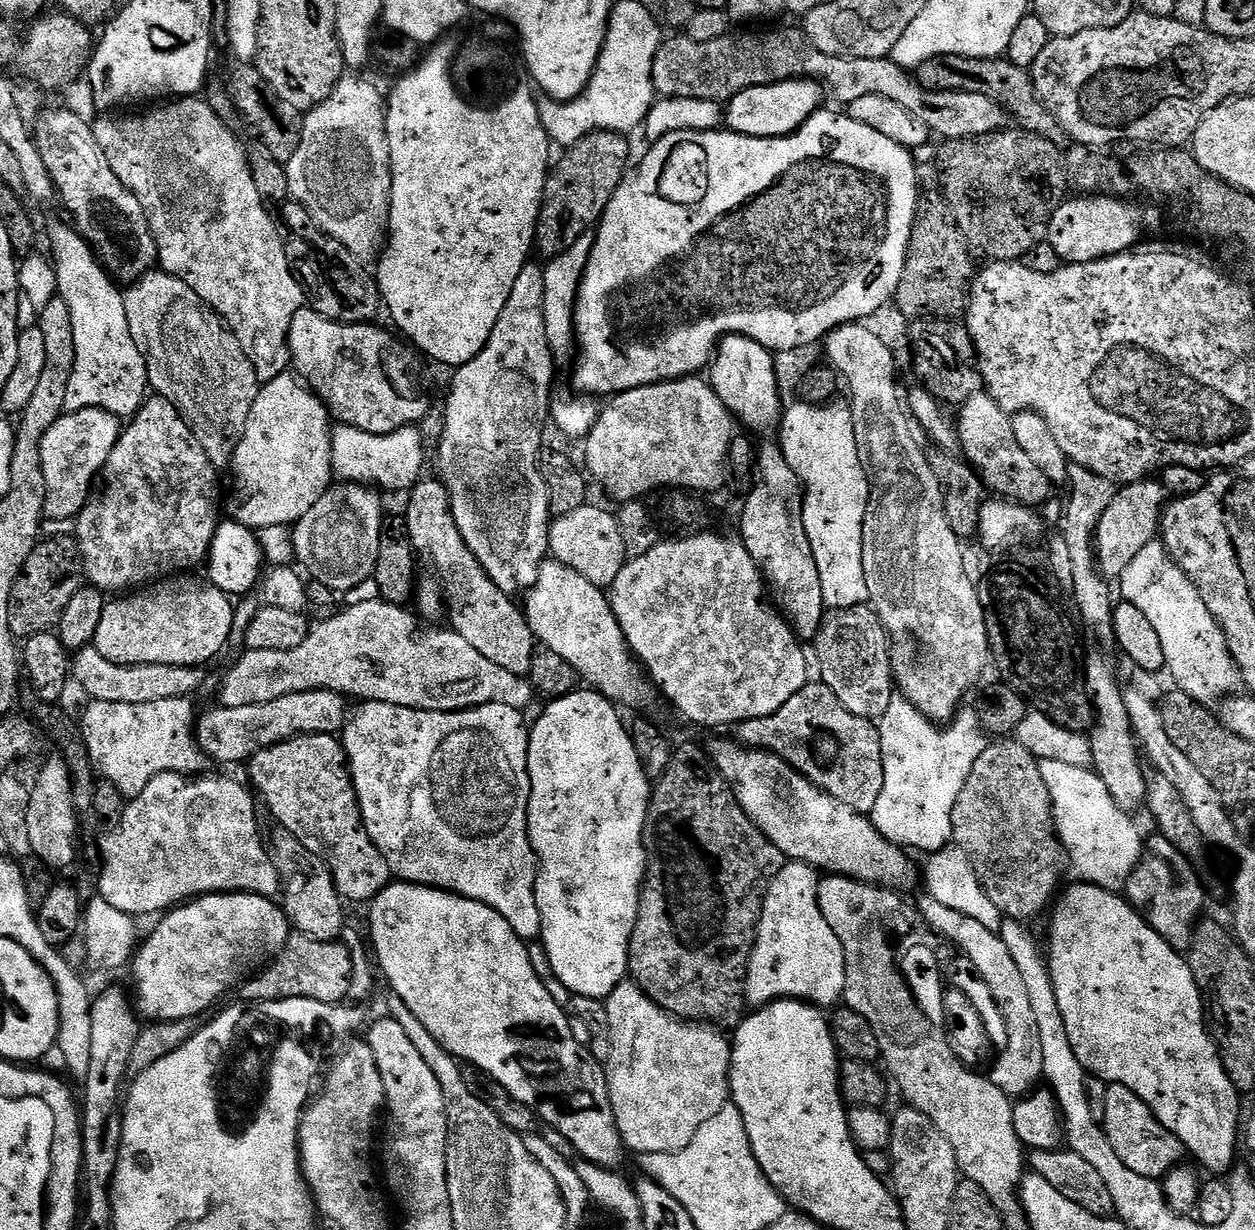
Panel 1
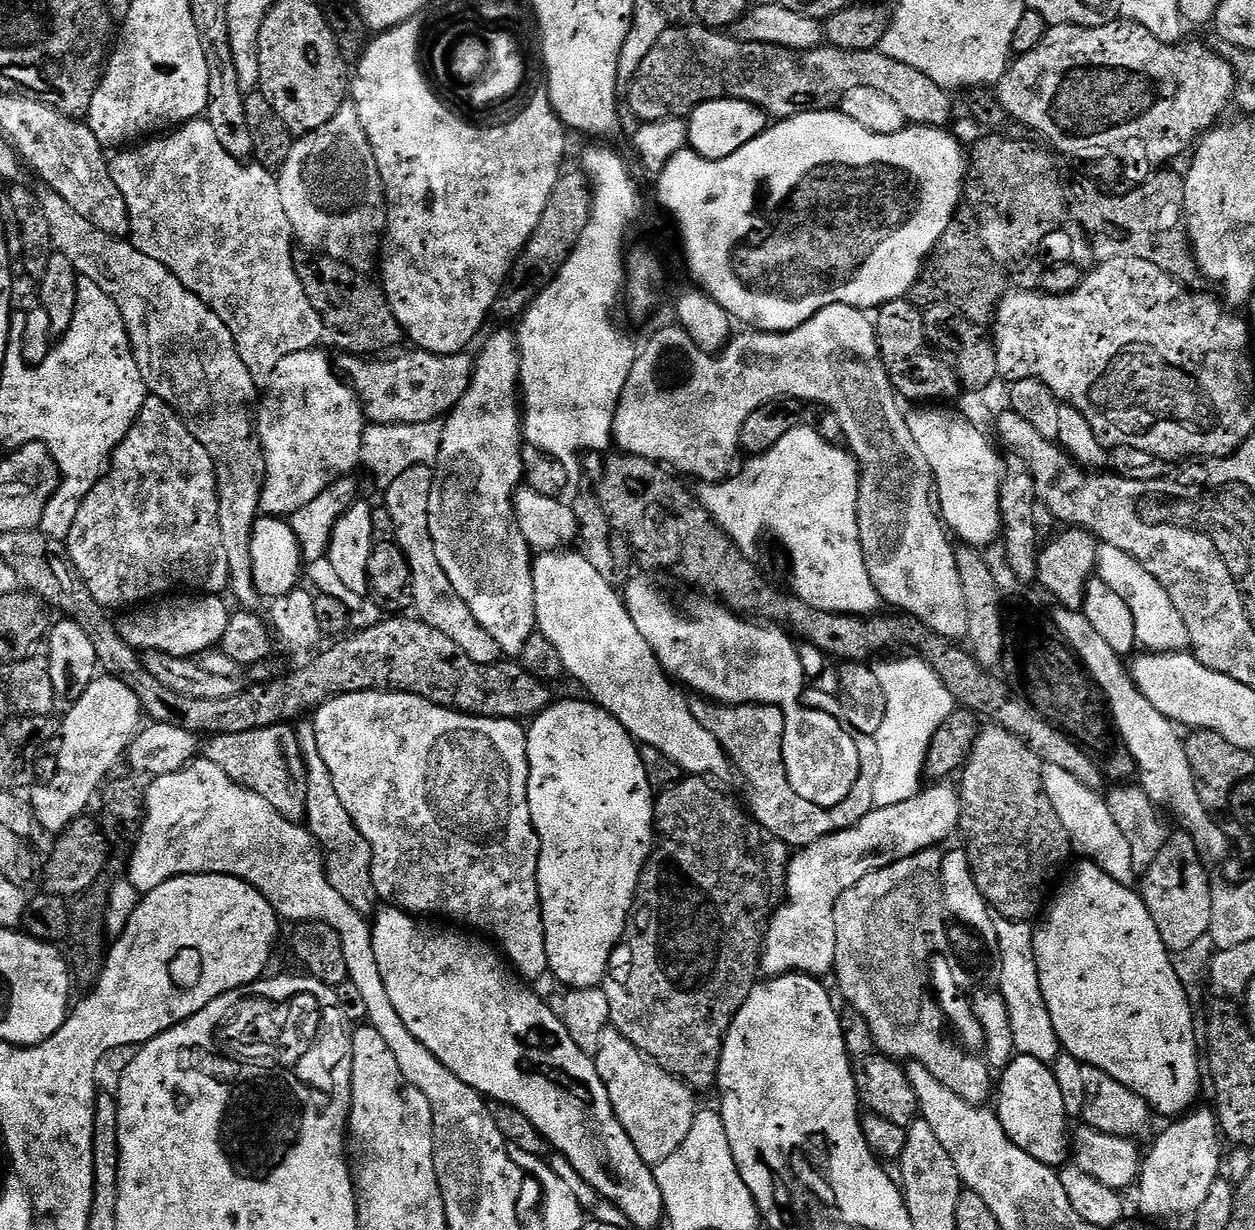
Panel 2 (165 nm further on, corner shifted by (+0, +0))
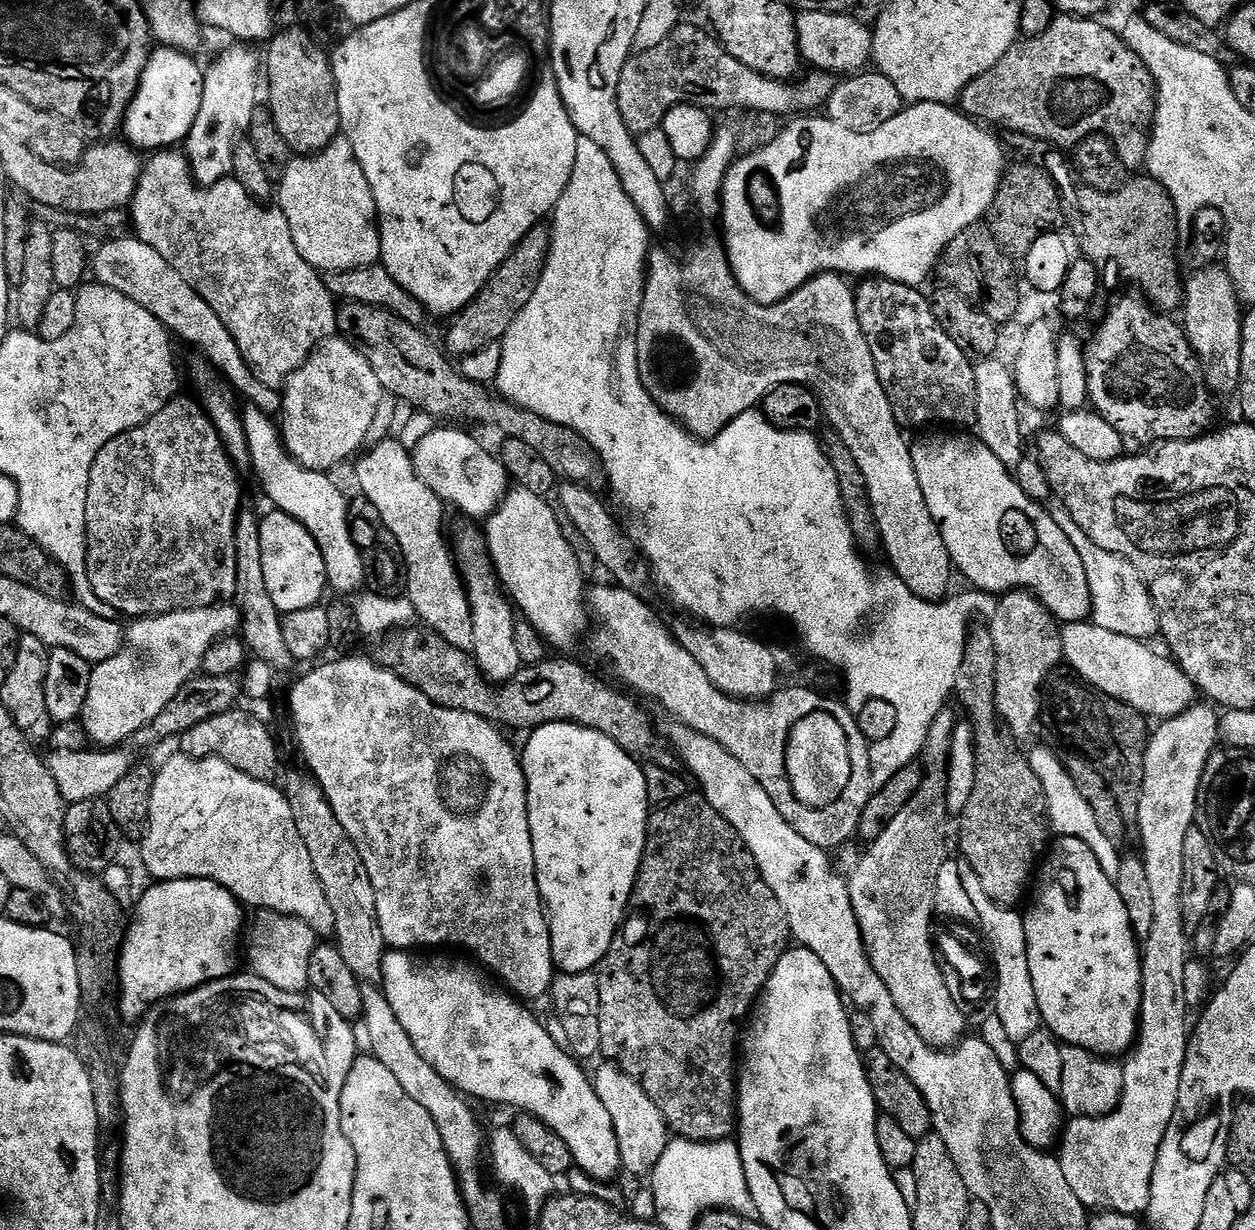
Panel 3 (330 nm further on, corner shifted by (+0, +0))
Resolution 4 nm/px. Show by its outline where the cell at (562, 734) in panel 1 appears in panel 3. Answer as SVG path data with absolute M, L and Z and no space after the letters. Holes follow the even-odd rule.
M547 724L541 728L531 729L528 741L522 748L522 763L524 776L528 780L528 821L530 822L530 838L534 842L534 866L536 867L536 881L540 897L544 899L544 907L548 917L550 930L550 946L552 947L552 963L561 973L591 972L610 950L620 925L626 919L632 902L632 891L636 889L636 875L644 857L644 847L648 837L648 817L650 805L646 790L645 769L641 761L634 759L614 738L606 738L598 730L583 728L581 724Z

